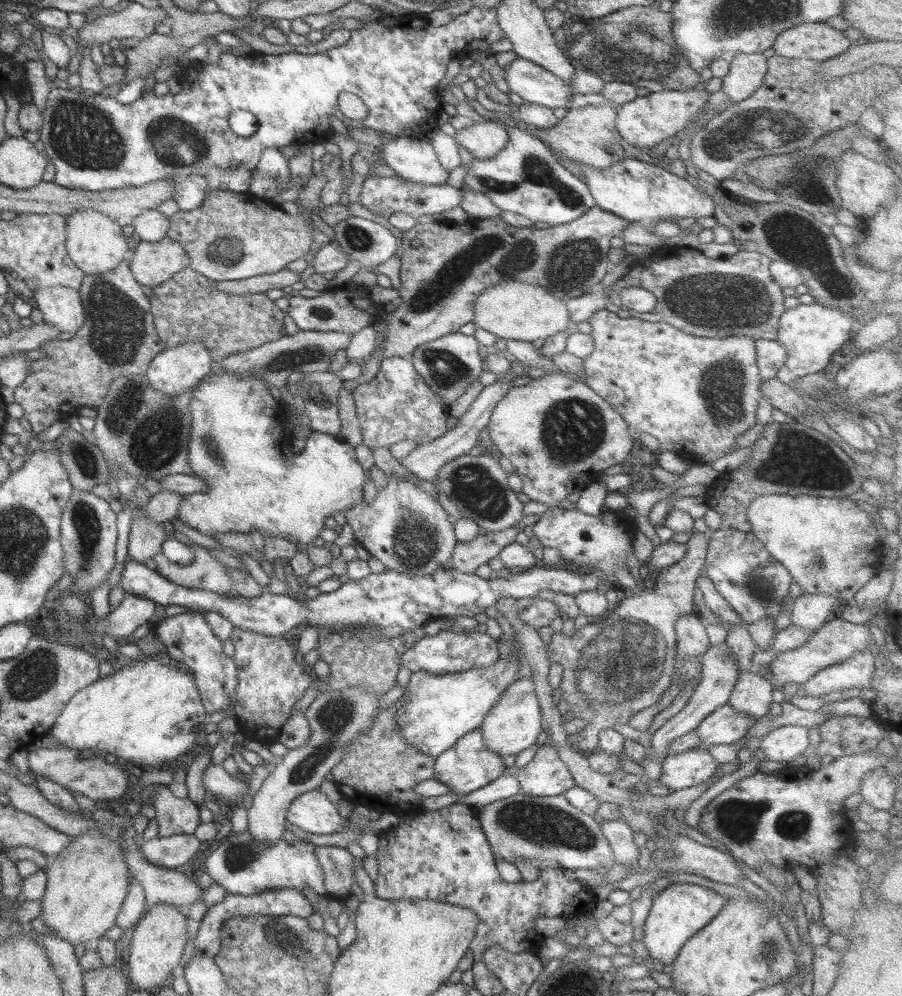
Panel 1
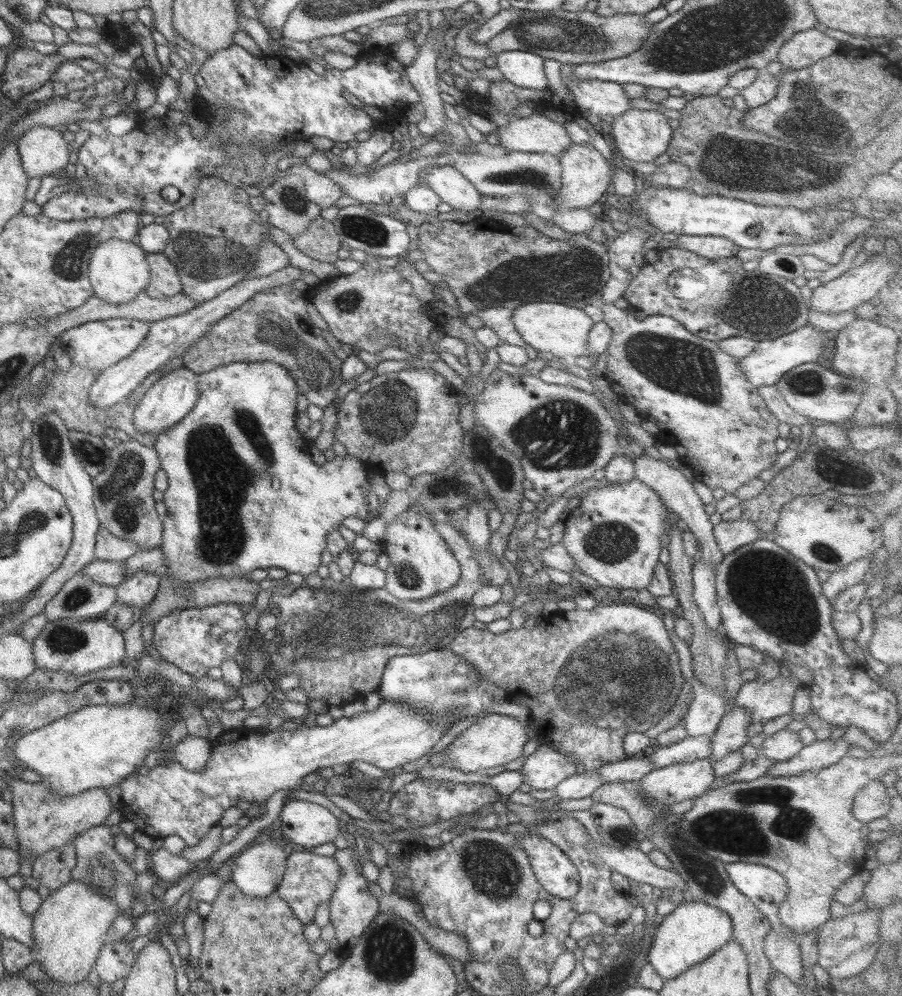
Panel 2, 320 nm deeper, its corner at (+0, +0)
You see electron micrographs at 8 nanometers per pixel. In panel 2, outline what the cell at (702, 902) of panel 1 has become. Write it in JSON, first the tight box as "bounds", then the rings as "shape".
{"bounds":[648,902,731,980],"shape":[[[681,902],[656,926],[648,948],[648,964],[662,979],[669,980],[690,966],[703,962],[731,939],[731,923],[727,914],[704,902]]]}

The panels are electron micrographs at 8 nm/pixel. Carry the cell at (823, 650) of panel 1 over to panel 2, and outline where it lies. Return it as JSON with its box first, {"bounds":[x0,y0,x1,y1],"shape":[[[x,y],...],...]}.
{"bounds":[734,674,800,726],"shape":[[[791,674],[789,679],[781,675],[765,681],[757,677],[743,682],[734,698],[734,706],[749,713],[749,724],[764,726],[774,718],[791,713],[793,693],[800,682]]]}

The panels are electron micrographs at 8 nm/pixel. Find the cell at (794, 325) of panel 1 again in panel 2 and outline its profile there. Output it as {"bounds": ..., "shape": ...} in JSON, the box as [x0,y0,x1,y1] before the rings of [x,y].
{"bounds":[736,324,831,390],"shape":[[[804,324],[801,328],[789,331],[777,338],[760,340],[747,356],[736,360],[749,385],[756,390],[763,386],[774,386],[775,382],[785,372],[795,366],[800,366],[800,364],[806,362],[815,363],[815,360],[821,354],[821,350],[823,350],[823,344],[827,342],[831,334],[814,331],[809,326],[809,324]]]}

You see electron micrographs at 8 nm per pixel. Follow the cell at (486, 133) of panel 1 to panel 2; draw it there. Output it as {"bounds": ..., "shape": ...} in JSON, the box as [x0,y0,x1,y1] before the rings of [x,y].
{"bounds":[497,115,572,156],"shape":[[[529,115],[523,118],[508,118],[509,123],[505,127],[497,128],[497,138],[501,143],[501,147],[505,151],[511,152],[527,152],[527,153],[541,153],[541,154],[551,154],[558,156],[563,152],[570,144],[572,144],[571,139],[566,135],[564,129],[564,123],[560,123],[554,120],[549,120],[541,115]]]}

